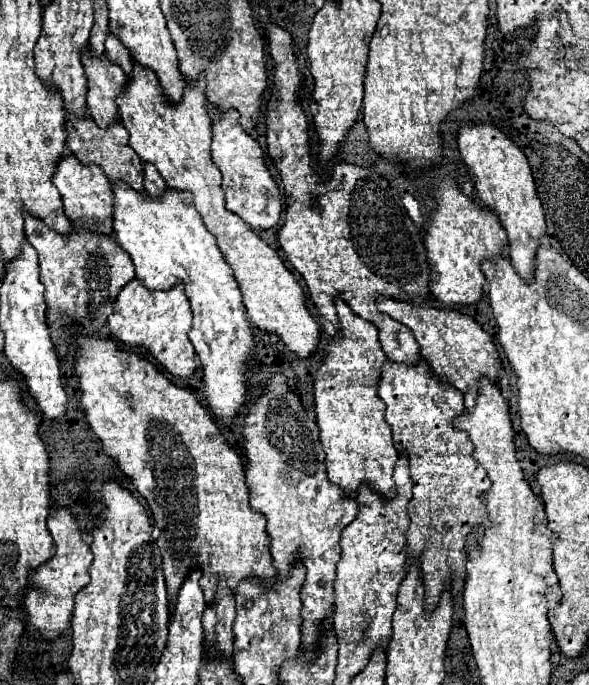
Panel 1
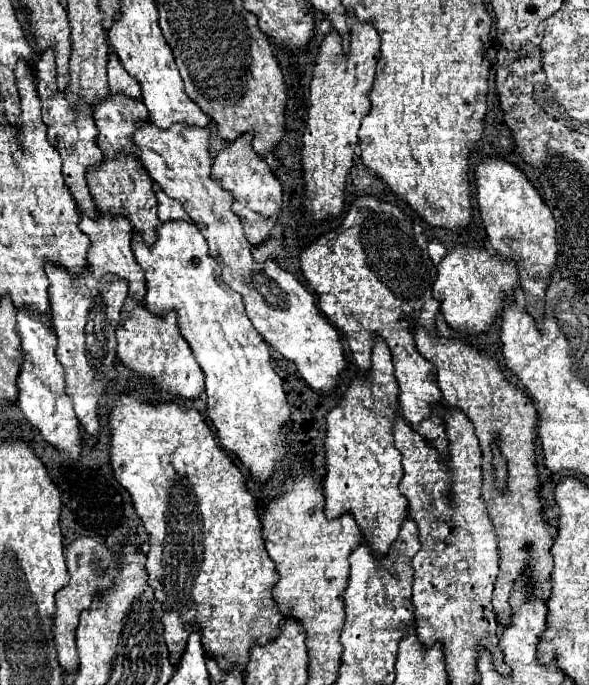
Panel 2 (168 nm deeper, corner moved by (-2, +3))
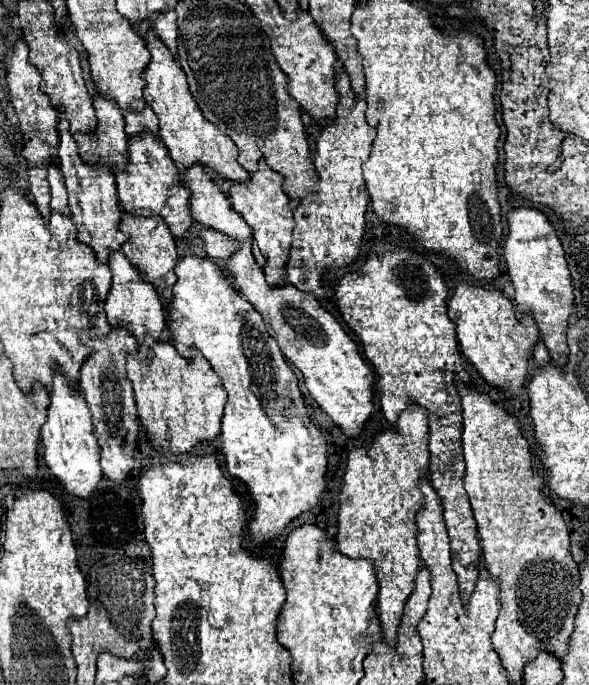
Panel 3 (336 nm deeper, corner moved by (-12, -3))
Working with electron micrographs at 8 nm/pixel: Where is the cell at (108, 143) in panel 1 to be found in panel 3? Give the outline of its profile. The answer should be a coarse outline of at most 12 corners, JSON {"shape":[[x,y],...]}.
{"shape":[[122,211],[130,263],[156,287],[162,307],[176,283],[178,251],[160,217]]}

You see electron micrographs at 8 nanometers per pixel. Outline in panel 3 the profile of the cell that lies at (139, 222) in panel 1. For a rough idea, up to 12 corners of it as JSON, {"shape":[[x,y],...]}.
{"shape":[[186,255],[166,329],[228,391],[262,547],[322,503],[328,441],[262,315]]}

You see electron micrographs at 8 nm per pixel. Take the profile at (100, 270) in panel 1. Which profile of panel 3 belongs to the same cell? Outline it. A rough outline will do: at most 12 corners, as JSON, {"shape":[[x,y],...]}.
{"shape":[[124,329],[82,339],[80,371],[102,471],[122,483],[134,469],[138,413]]}

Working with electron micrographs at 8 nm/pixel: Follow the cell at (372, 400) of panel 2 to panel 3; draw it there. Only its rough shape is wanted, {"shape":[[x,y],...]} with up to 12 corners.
{"shape":[[426,411],[348,457],[338,551],[374,561],[390,647],[420,555]]}

